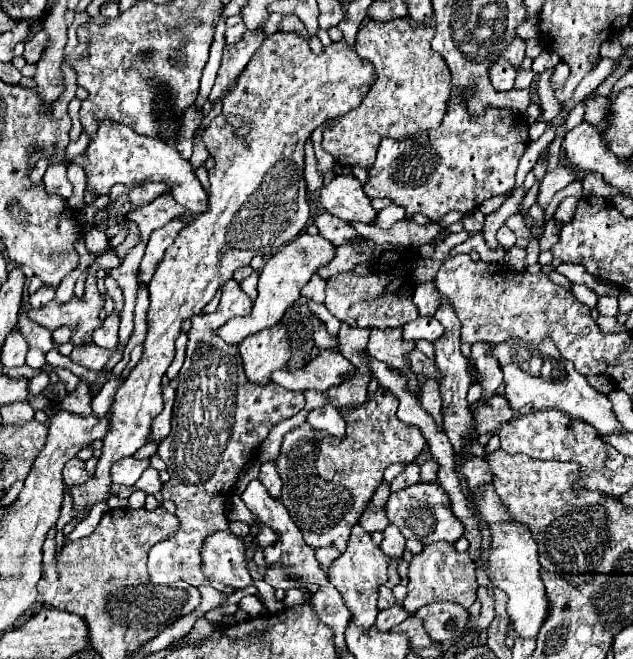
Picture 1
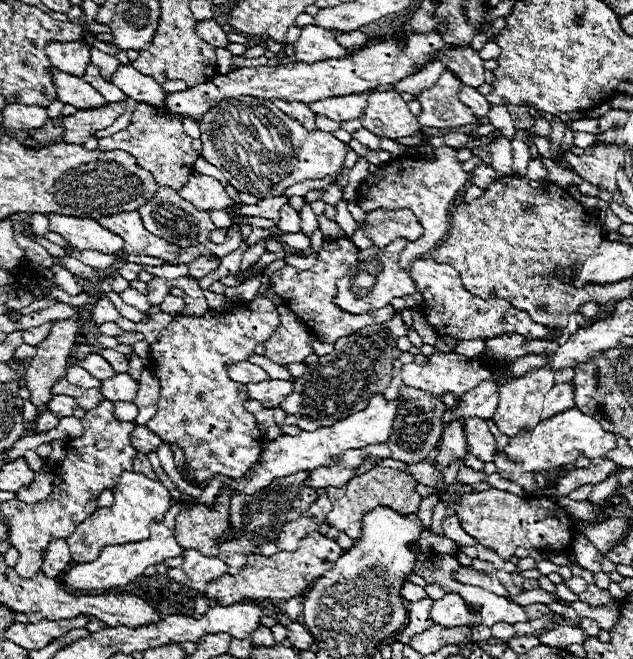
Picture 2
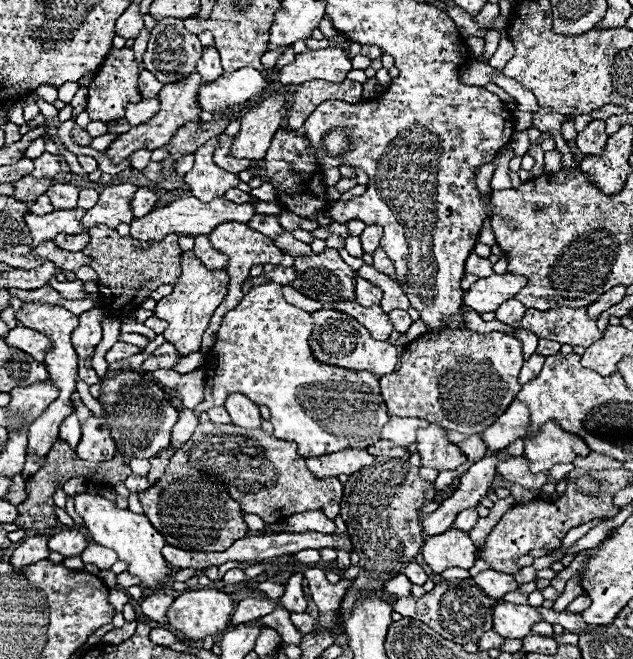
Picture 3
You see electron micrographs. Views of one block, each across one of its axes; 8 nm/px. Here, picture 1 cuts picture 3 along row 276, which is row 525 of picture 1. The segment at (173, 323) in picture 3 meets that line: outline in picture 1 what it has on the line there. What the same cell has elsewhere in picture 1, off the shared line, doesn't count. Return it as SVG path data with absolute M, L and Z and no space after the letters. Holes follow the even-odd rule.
M228 280L228 284L222 286L222 300L214 314L200 314L192 318L192 330L188 334L188 348L186 348L186 360L178 376L178 388L176 388L176 400L172 410L172 430L170 434L158 444L158 456L166 462L170 480L162 486L162 498L172 500L176 504L176 516L180 520L178 532L174 532L168 540L156 544L148 556L148 572L150 580L154 584L174 584L174 582L188 582L192 586L208 584L206 576L202 574L202 544L204 540L218 532L228 532L228 518L226 518L226 504L232 496L236 486L236 476L244 470L246 464L254 462L258 456L260 444L266 440L270 428L294 414L298 414L304 408L304 394L302 392L290 392L278 384L270 386L258 386L252 384L242 368L242 358L238 352L238 346L226 344L216 330L224 326L234 316L248 316L252 312L250 298L240 290L240 284L236 280Z

